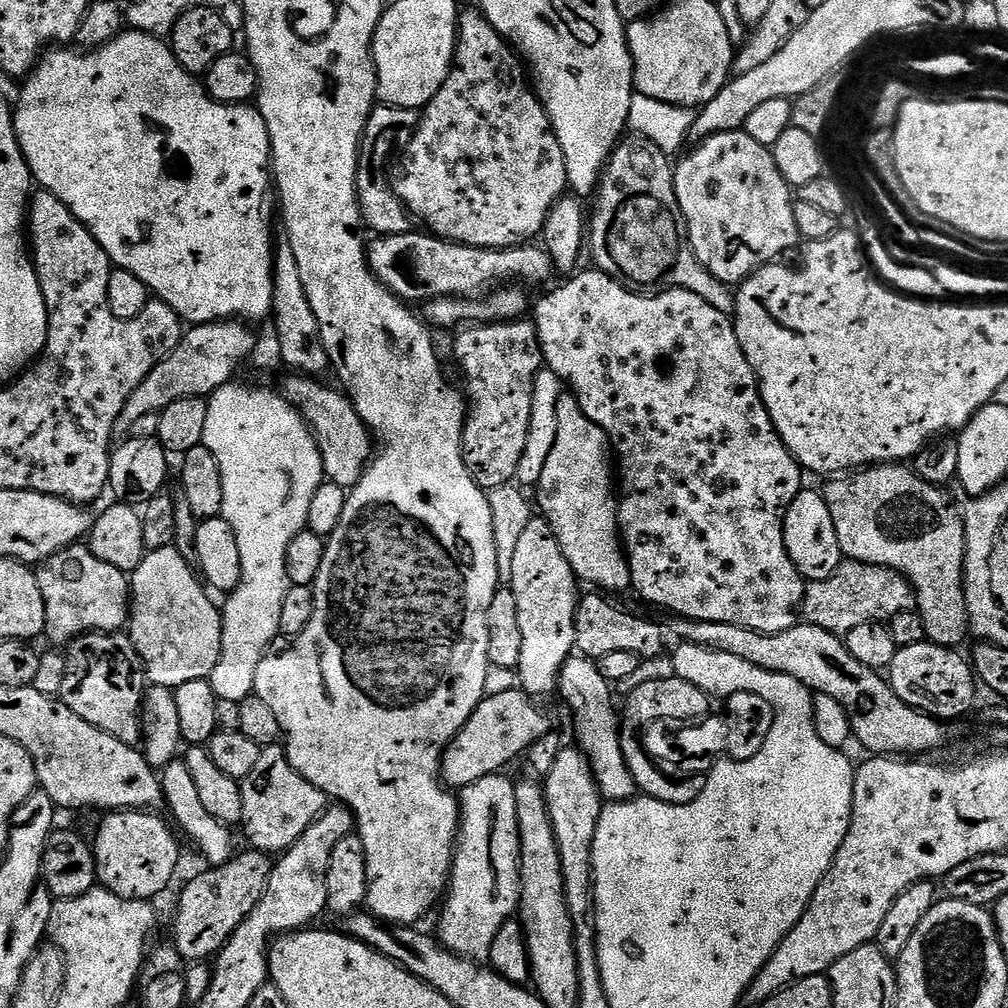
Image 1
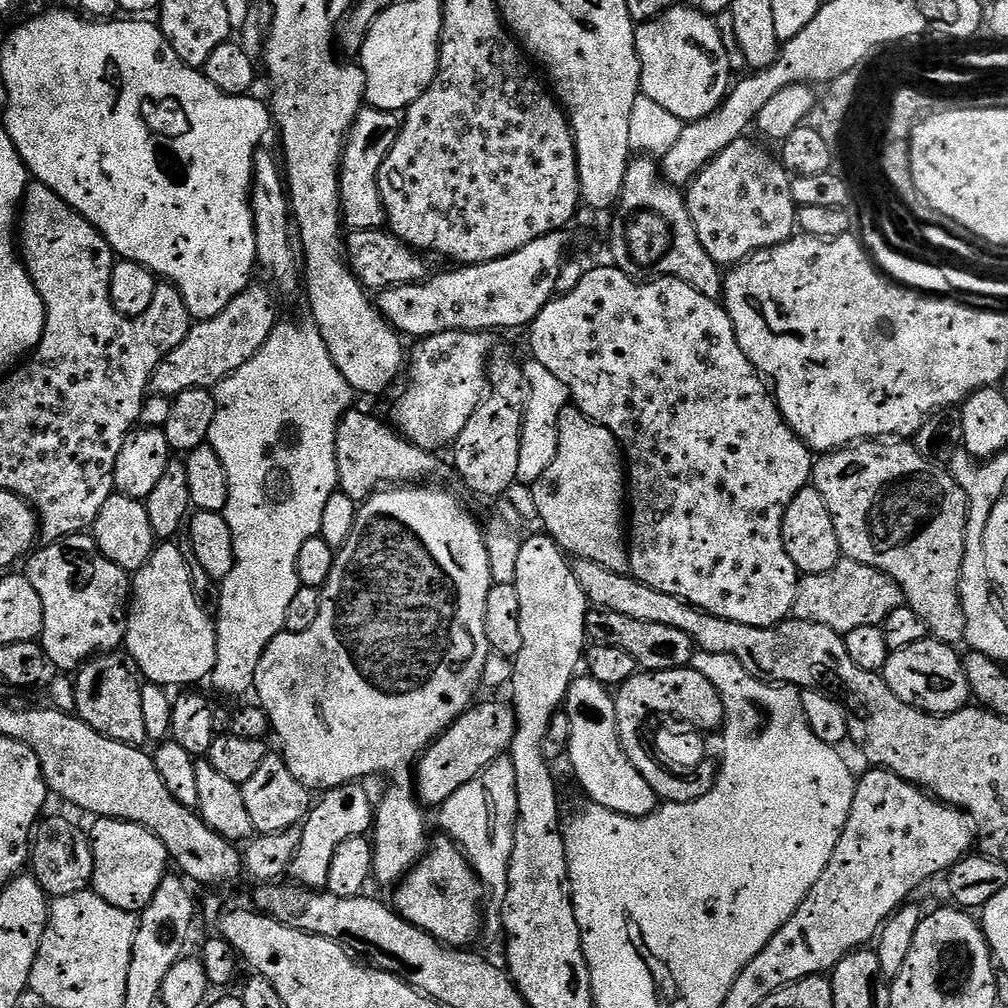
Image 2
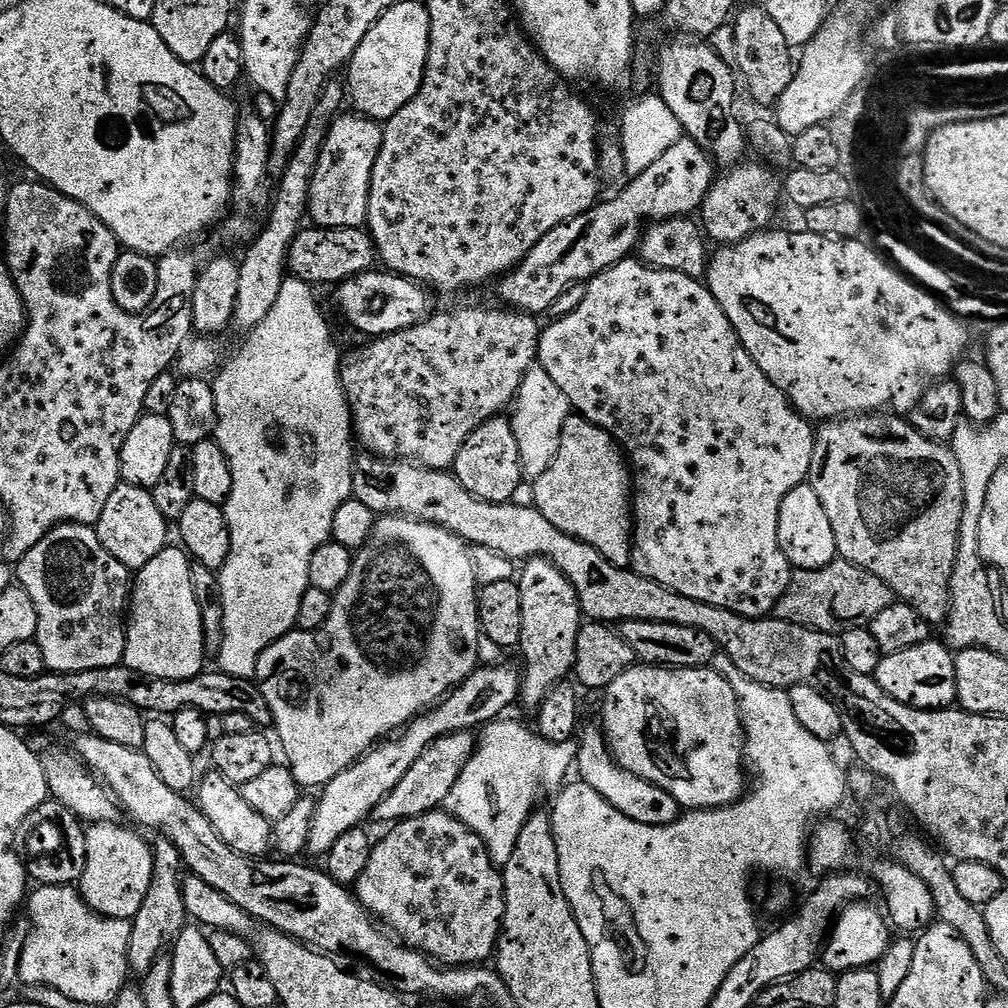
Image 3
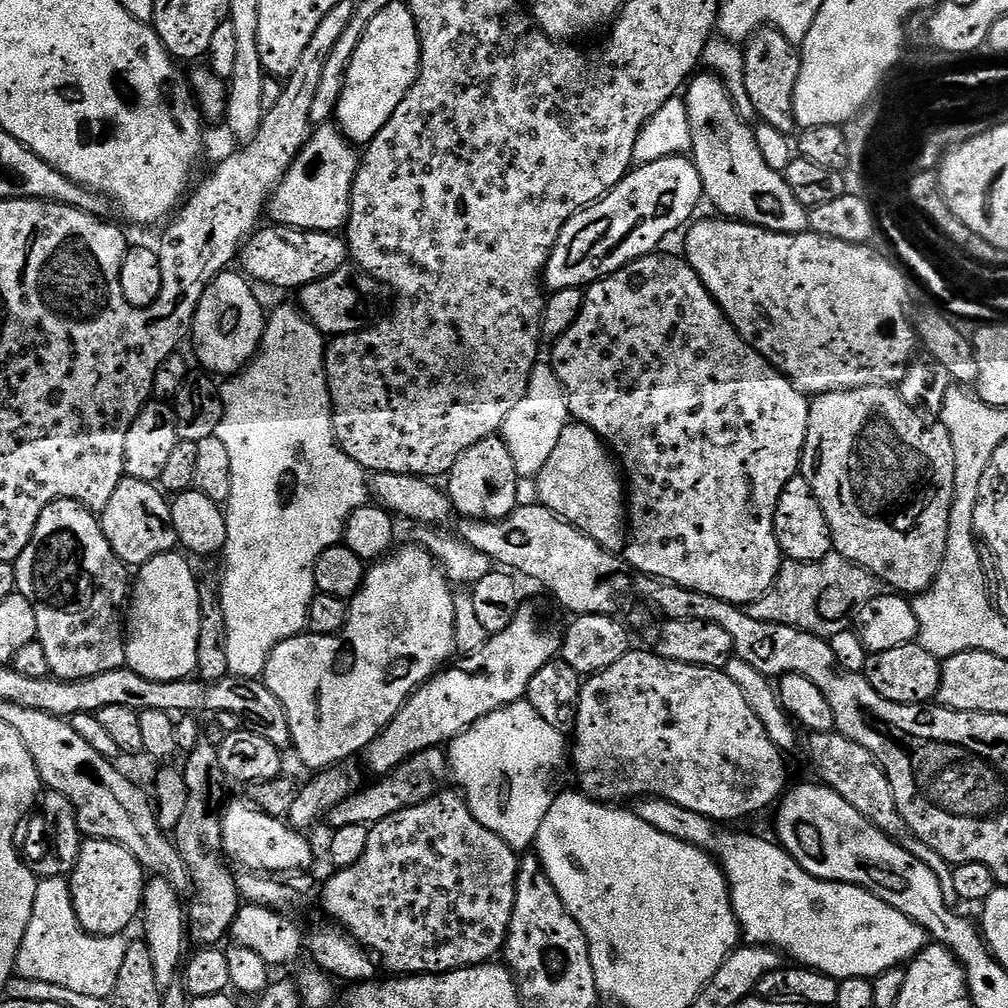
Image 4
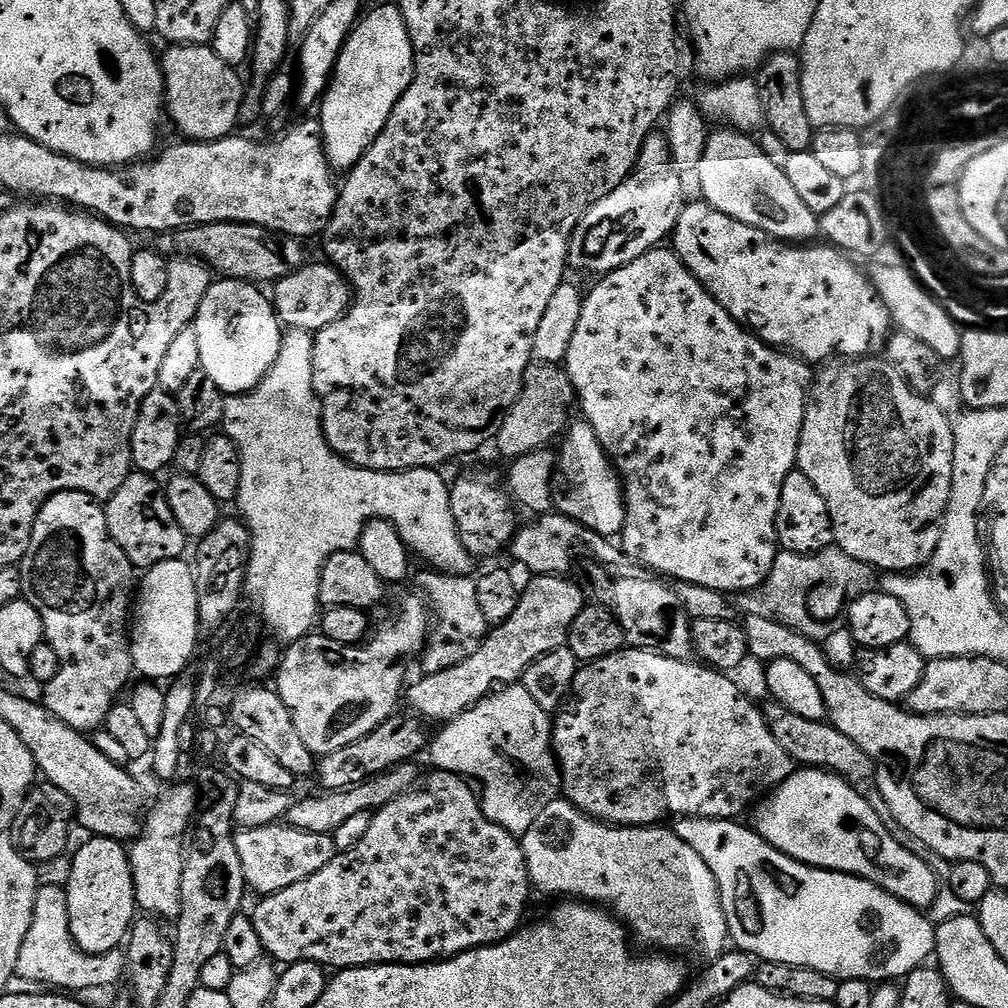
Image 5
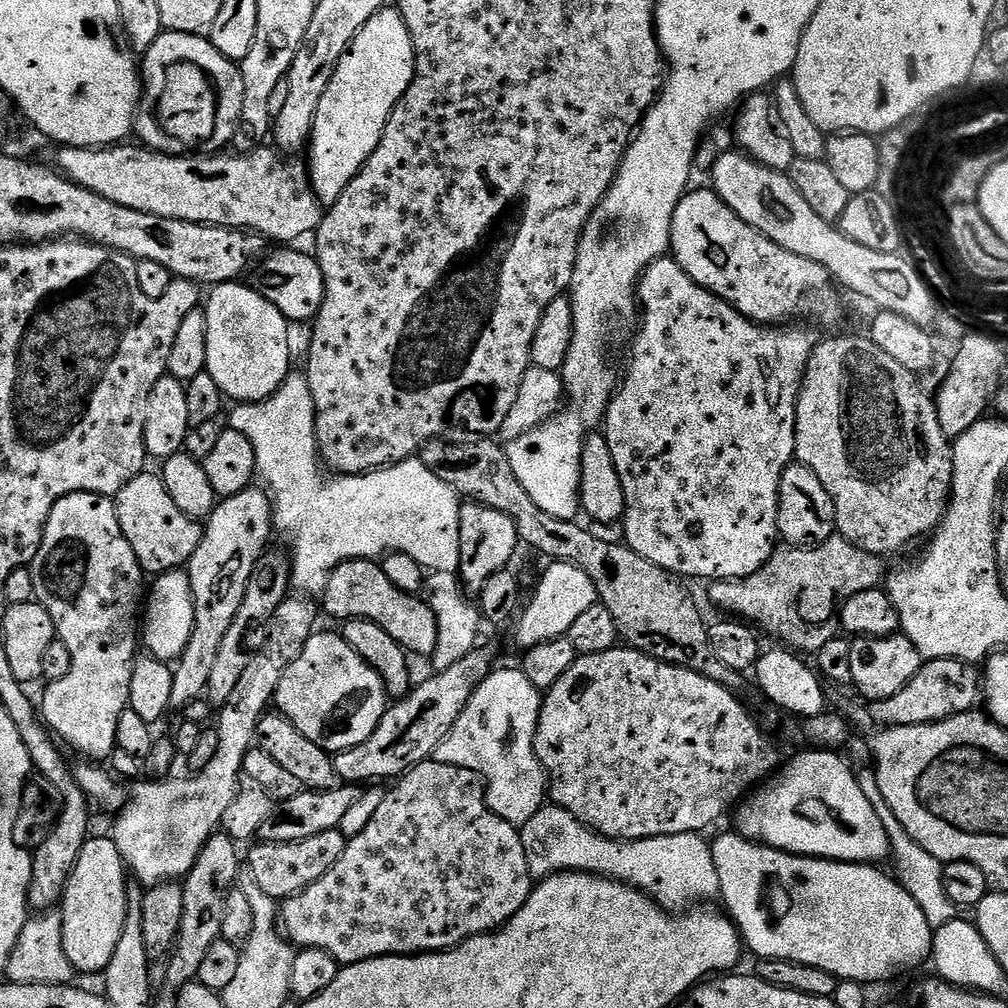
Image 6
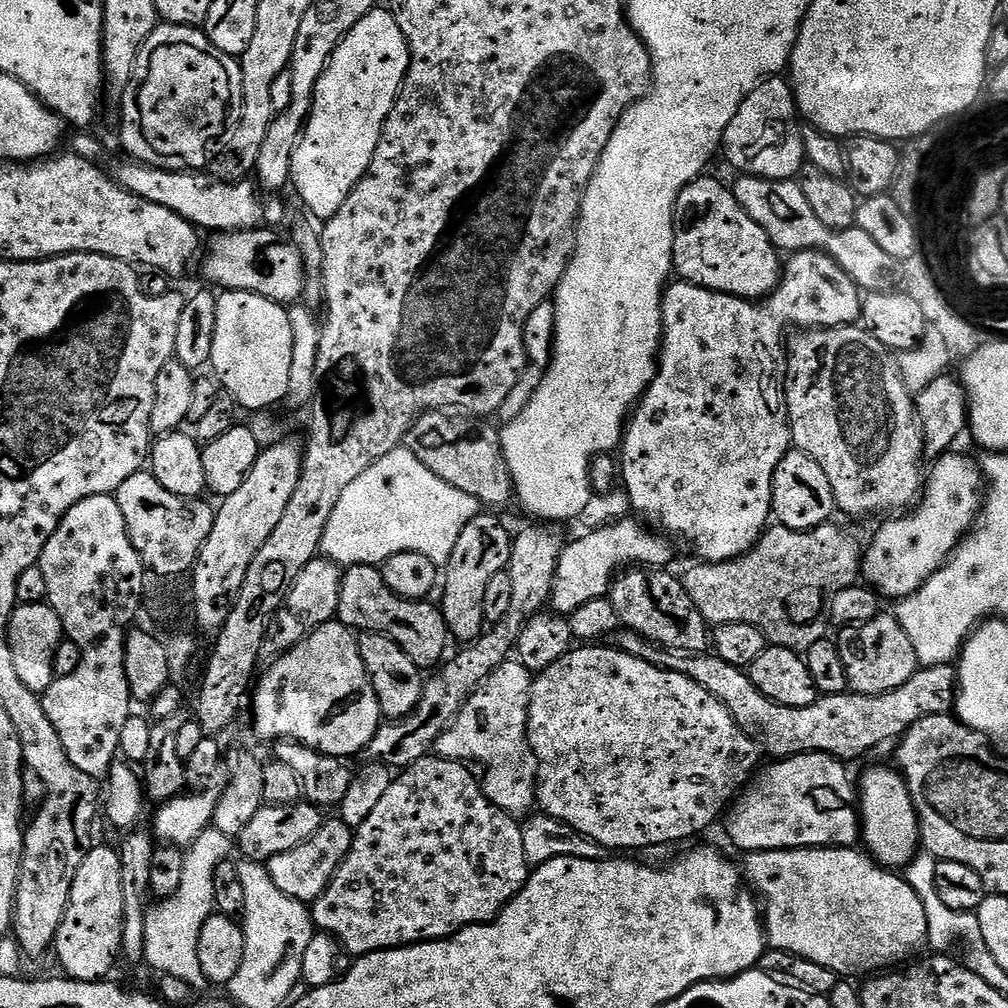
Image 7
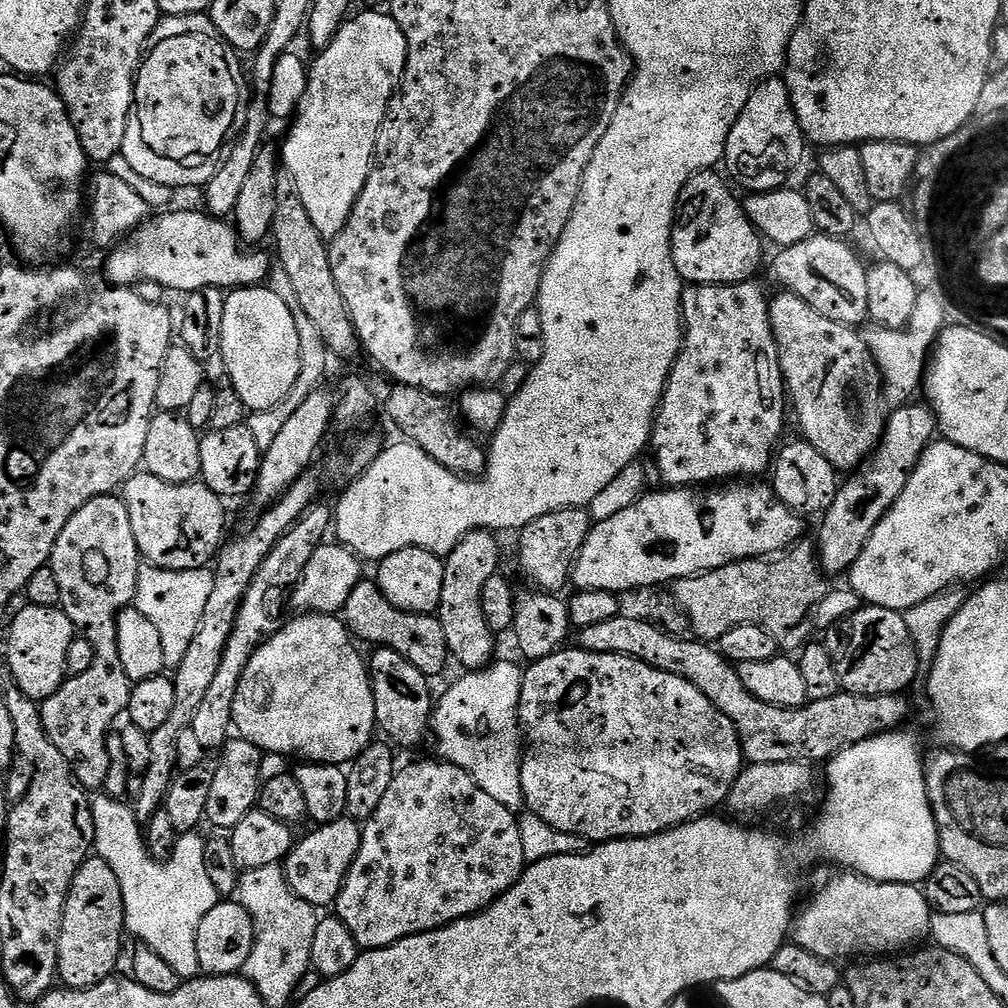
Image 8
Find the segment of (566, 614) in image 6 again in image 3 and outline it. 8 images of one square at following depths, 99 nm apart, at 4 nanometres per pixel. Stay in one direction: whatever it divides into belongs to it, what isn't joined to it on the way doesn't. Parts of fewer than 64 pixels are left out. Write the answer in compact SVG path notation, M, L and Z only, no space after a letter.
M507 662L477 667L470 678L463 680L447 699L410 721L399 734L381 740L375 748L369 748L349 768L342 770L342 774L323 785L324 794L317 803L310 826L308 852L320 858L327 857L330 846L334 846L334 842L338 842L346 830L361 827L365 823L363 820L371 817L378 802L382 802L382 798L386 798L386 794L390 794L390 790L394 790L402 778L406 778L406 770L410 770L410 766L422 758L422 750L429 748L435 740L446 734L476 730L501 719L507 713L504 711L520 699L521 675L519 667L511 668Z

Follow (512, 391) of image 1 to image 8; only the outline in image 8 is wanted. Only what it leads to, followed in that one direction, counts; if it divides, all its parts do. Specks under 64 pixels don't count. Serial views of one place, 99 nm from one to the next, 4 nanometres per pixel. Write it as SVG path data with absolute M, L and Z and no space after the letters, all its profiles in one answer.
M488 530L466 534L466 538L462 538L444 560L444 582L438 618L442 622L442 630L446 630L451 659L455 663L457 660L464 670L487 668L497 655L497 637L490 626L486 626L486 617L482 615L482 586L486 586L487 580L501 571L500 544L492 536L495 535Z

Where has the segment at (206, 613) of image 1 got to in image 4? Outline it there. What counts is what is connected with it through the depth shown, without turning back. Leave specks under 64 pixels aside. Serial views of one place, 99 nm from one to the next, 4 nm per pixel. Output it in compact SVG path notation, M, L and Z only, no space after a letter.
M176 550L158 554L158 558L150 558L150 562L139 565L137 572L140 573L137 576L135 573L134 587L130 592L130 611L126 616L126 664L142 674L142 678L174 682L187 680L196 672L200 620L199 583L187 559L189 560L187 555Z

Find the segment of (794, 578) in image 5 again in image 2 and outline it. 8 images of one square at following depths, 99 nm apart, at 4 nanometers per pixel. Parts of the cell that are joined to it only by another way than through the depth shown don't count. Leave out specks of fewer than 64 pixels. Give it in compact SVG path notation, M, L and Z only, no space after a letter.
M842 558L834 570L801 579L796 588L792 616L843 634L858 630L858 626L881 626L887 616L894 614L894 610L905 607L905 604L898 582L891 580L885 572L874 570L862 562Z

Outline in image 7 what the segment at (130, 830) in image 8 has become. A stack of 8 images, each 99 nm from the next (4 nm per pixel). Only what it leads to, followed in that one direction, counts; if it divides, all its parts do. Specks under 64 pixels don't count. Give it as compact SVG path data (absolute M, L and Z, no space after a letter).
M215 830L204 832L193 844L189 844L184 852L185 865L182 869L181 885L178 886L177 892L149 907L146 918L146 946L144 947L143 963L149 964L156 974L178 978L189 984L193 990L209 987L206 974L202 974L202 962L198 962L198 938L202 934L202 926L214 915L216 907L214 902L214 870L221 862L229 859L233 855L232 852L234 852L233 837Z

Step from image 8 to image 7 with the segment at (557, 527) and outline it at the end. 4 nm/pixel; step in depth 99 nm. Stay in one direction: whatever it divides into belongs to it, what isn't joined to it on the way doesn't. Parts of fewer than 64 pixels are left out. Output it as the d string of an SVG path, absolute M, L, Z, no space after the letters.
M536 527L540 528L524 528L513 535L510 562L506 569L510 574L511 601L502 622L491 625L471 644L463 645L453 660L445 659L442 667L427 677L422 698L411 716L405 716L399 722L381 723L366 749L367 755L372 755L369 757L375 763L387 764L393 770L403 770L429 755L435 749L436 739L452 725L452 719L460 713L469 696L478 691L486 678L490 678L490 674L494 674L494 670L498 670L498 666L506 663L515 653L526 622L539 616L551 601L554 574L558 570L558 558L566 540L552 529L555 527Z

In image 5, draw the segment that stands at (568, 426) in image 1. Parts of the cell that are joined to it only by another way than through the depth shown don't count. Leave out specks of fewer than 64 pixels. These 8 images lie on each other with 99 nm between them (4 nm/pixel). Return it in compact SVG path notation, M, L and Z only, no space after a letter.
M577 419L576 424L563 433L564 445L558 451L558 467L554 473L554 504L559 515L569 516L575 520L581 529L589 532L597 532L599 536L616 538L624 531L626 514L624 508L624 486L620 483L620 476L611 460L609 460L602 442L598 442L598 434L594 434L594 426L590 426L587 420Z

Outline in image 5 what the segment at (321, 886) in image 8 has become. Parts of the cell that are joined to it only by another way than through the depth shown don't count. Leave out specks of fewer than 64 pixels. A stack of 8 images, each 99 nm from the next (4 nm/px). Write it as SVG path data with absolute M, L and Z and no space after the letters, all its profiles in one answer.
M283 823L240 828L235 838L247 887L252 892L260 892L256 894L261 897L286 890L286 886L294 886L294 882L302 882L310 878L310 874L318 874L318 870L334 859L338 851L332 836L310 834L310 830L290 828Z

